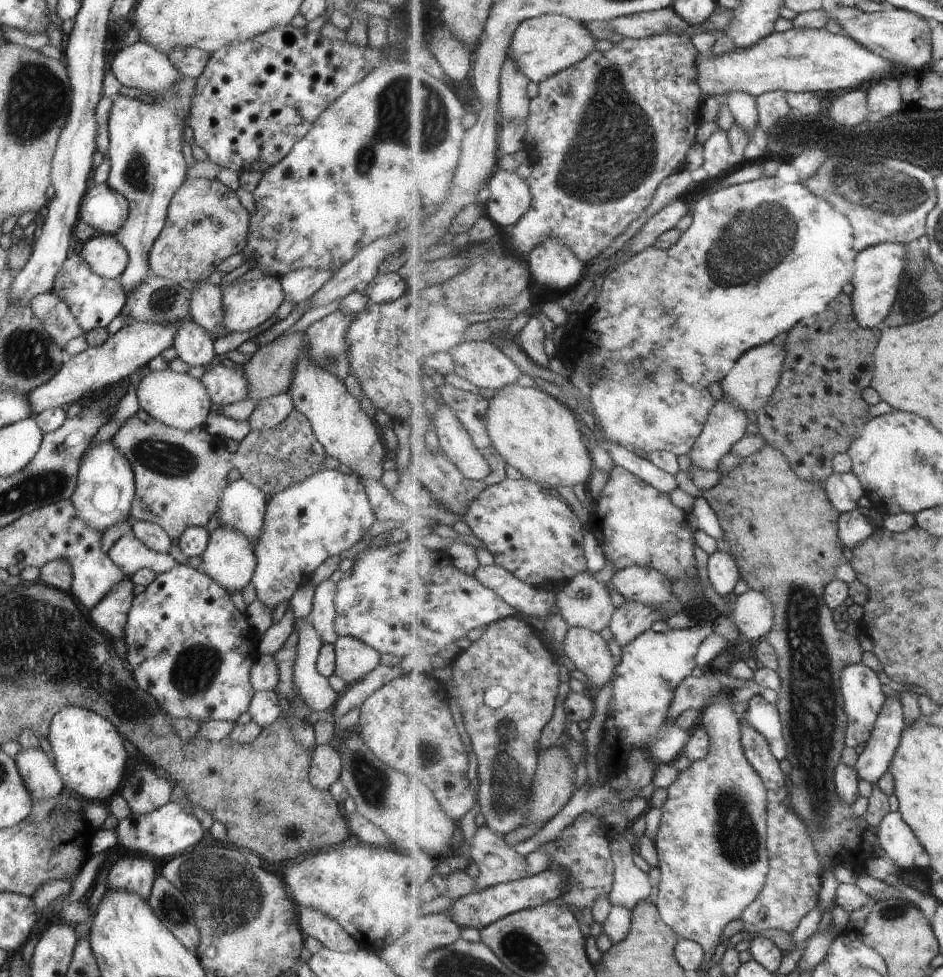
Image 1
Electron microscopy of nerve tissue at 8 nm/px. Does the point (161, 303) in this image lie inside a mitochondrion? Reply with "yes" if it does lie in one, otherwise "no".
no

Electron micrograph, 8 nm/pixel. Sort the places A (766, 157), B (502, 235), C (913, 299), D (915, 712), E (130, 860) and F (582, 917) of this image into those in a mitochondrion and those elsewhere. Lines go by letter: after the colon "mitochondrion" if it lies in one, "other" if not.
A: other
B: other
C: mitochondrion
D: other
E: other
F: other

